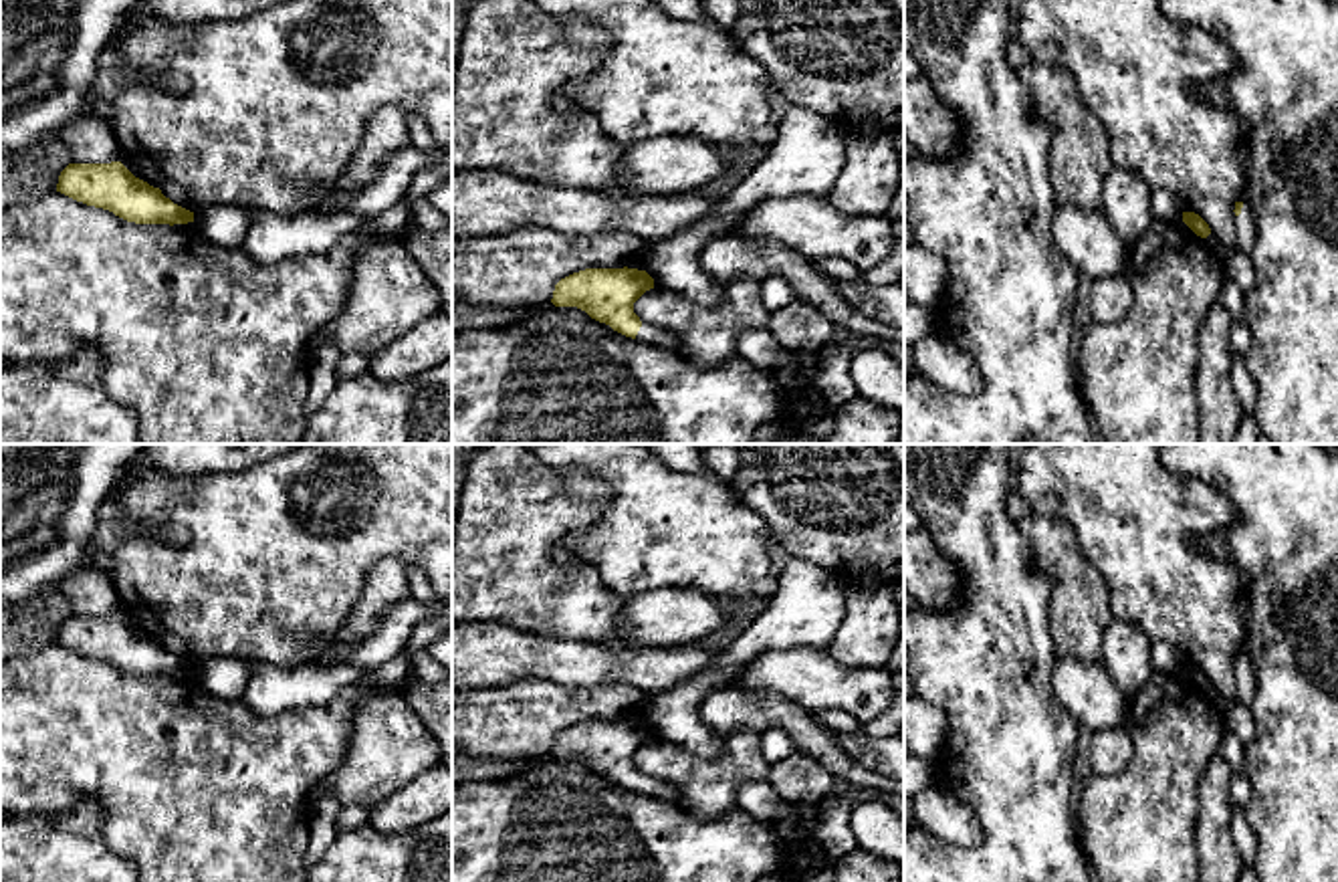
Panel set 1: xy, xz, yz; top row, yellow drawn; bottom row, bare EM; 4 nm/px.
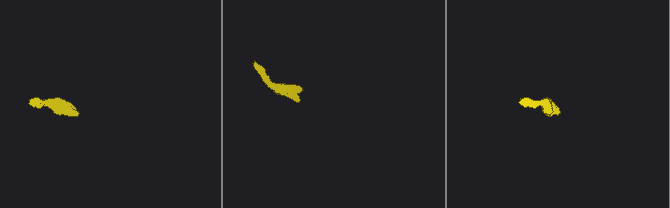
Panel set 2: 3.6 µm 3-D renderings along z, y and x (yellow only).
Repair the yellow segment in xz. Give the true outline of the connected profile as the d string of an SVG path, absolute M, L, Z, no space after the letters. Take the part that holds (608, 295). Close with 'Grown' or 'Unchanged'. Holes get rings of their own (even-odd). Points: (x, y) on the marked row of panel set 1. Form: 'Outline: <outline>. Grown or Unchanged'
Outline: M585 268L555 285L555 307L577 307L614 331L656 347L678 349L680 339L662 327L642 323L634 303L654 289L654 279L638 268Z. Grown

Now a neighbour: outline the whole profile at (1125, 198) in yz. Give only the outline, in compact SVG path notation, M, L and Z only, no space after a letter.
M1116 168L1100 184L1100 212L1130 248L1154 220L1152 188L1134 172Z

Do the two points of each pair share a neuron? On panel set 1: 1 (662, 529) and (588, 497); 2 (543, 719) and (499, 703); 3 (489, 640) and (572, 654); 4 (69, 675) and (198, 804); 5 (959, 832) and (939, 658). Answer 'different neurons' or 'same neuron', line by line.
1: different neurons
2: same neuron
3: same neuron
4: same neuron
5: different neurons

